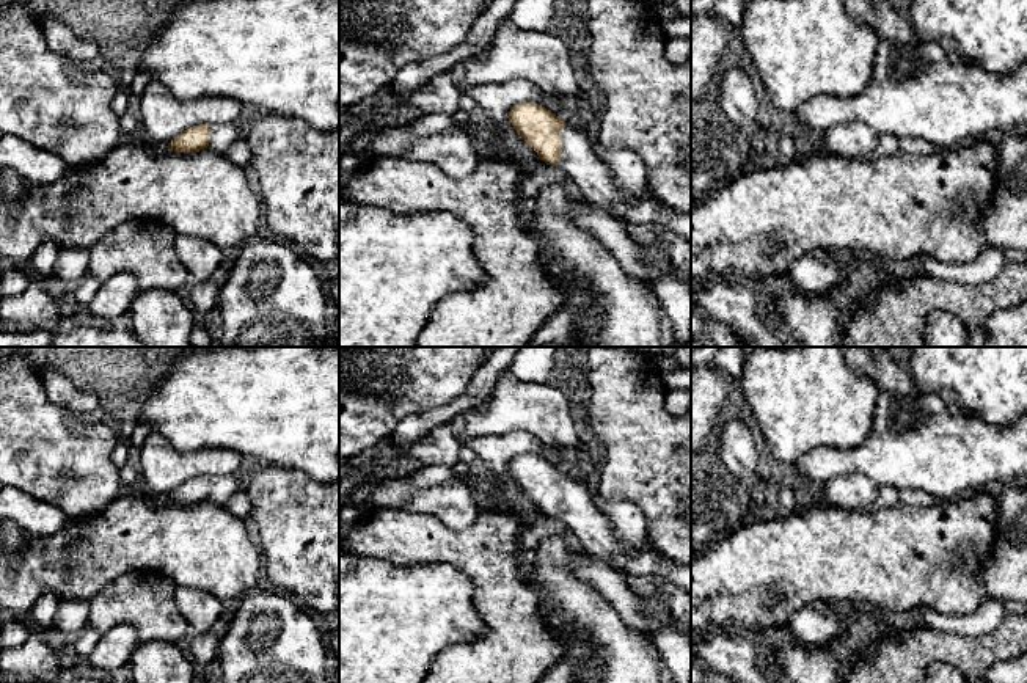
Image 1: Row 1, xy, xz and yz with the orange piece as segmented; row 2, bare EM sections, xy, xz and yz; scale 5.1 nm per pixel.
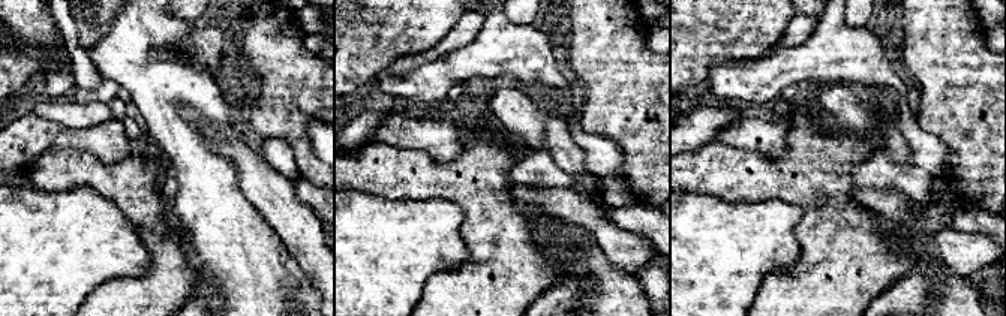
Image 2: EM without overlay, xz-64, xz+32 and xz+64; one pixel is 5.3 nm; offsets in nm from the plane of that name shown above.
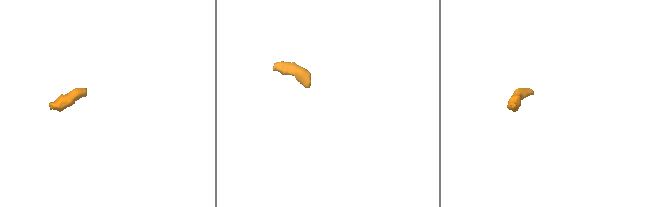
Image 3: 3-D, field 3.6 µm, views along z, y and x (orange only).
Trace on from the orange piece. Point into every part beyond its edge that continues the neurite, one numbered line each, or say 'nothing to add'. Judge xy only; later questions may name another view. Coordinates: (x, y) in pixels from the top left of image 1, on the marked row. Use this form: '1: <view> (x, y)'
1: xy (222, 135)

